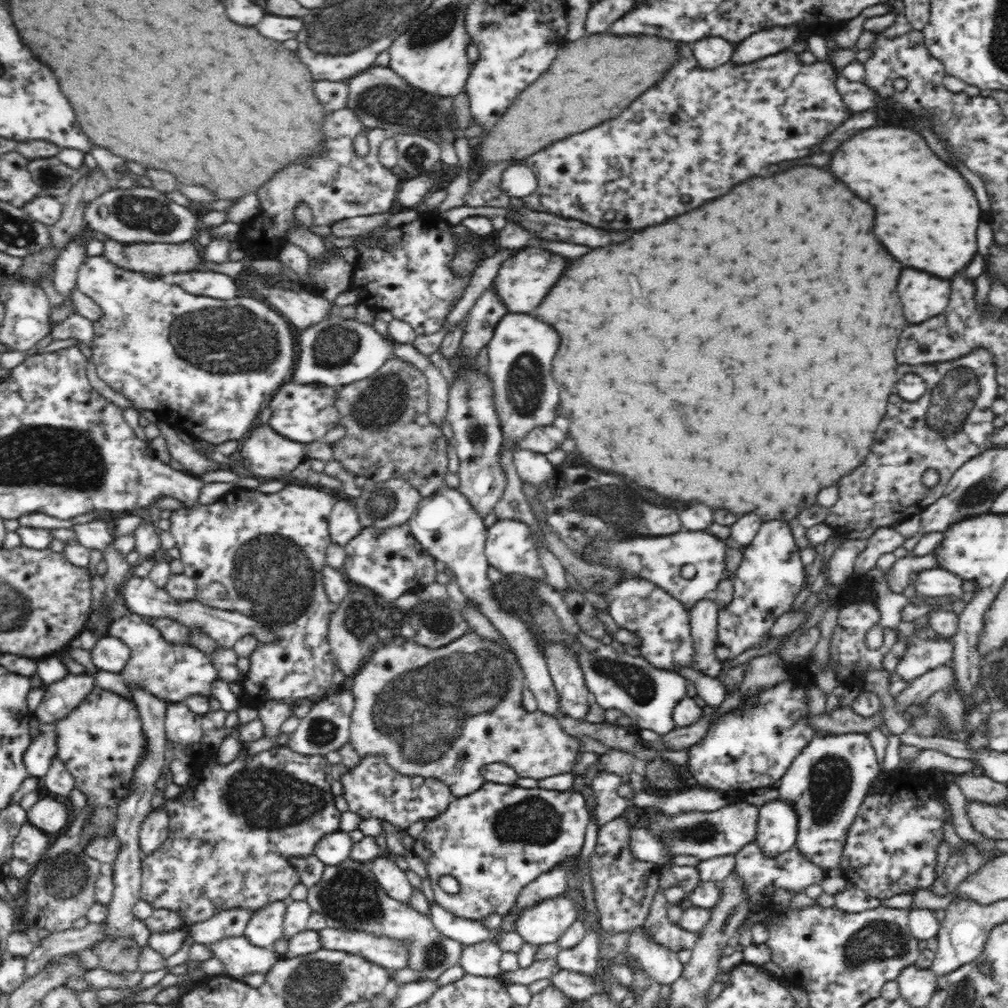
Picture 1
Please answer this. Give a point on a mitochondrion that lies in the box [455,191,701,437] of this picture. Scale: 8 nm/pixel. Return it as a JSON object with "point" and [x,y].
{"point":[527,389]}

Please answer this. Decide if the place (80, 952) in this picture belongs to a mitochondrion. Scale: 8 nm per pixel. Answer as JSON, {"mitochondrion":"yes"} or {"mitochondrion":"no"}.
{"mitochondrion":"no"}

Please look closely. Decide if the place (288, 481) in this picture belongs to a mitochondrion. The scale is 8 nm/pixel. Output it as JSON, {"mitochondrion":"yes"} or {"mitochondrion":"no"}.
{"mitochondrion":"no"}

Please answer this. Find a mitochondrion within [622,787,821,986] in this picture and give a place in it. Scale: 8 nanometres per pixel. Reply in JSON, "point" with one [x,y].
{"point":[700,832]}

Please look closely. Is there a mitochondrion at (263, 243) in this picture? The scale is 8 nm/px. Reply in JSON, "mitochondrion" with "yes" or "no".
{"mitochondrion":"no"}

